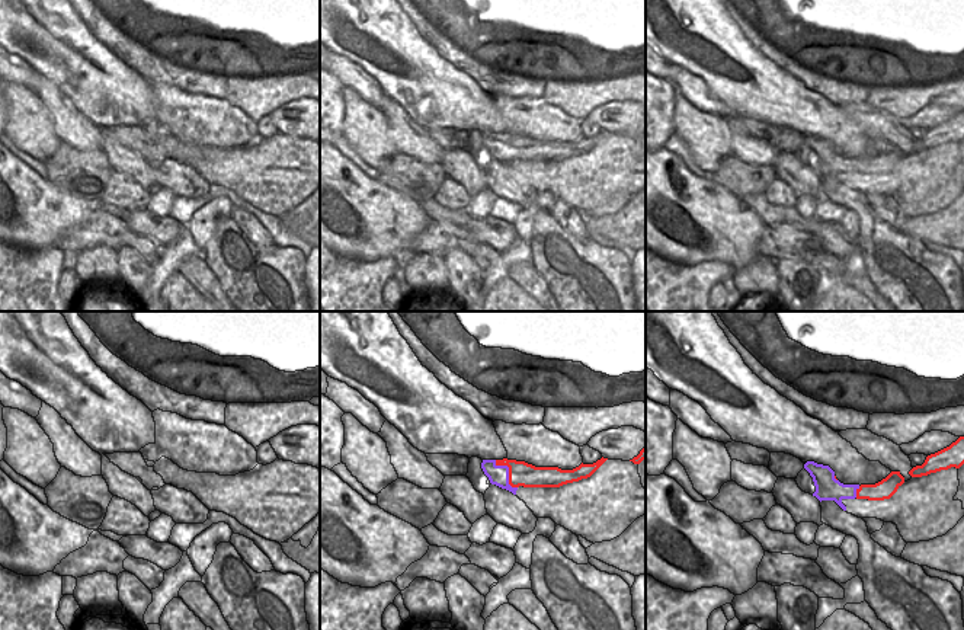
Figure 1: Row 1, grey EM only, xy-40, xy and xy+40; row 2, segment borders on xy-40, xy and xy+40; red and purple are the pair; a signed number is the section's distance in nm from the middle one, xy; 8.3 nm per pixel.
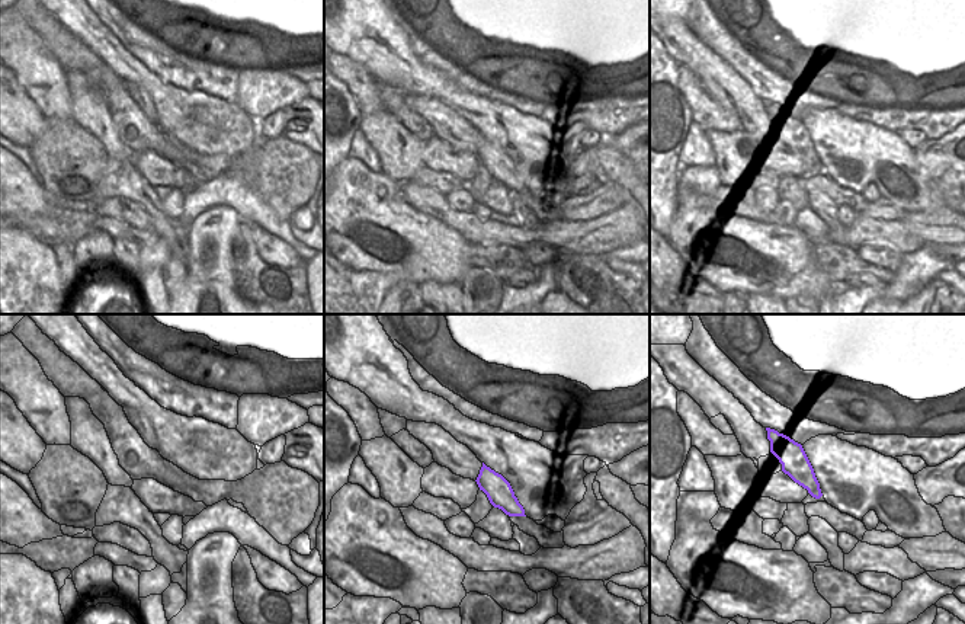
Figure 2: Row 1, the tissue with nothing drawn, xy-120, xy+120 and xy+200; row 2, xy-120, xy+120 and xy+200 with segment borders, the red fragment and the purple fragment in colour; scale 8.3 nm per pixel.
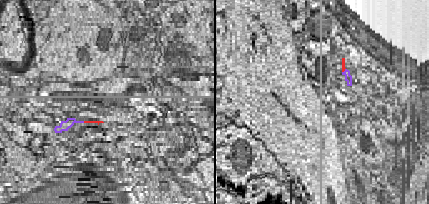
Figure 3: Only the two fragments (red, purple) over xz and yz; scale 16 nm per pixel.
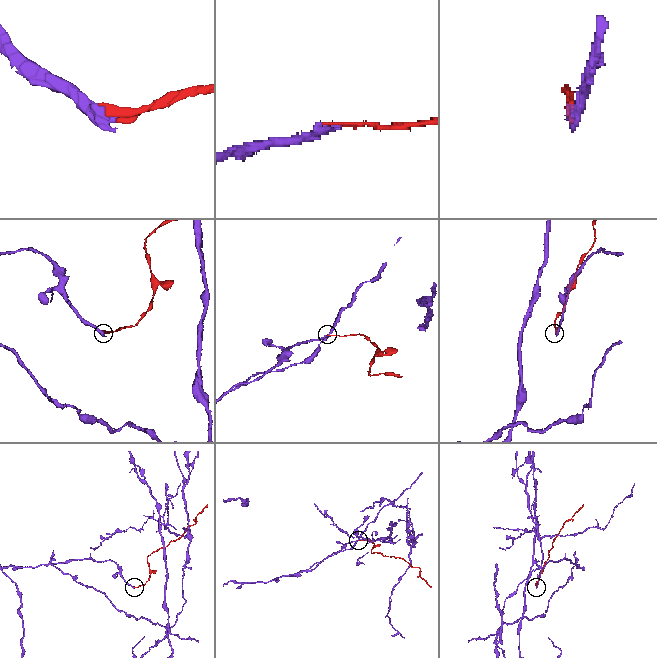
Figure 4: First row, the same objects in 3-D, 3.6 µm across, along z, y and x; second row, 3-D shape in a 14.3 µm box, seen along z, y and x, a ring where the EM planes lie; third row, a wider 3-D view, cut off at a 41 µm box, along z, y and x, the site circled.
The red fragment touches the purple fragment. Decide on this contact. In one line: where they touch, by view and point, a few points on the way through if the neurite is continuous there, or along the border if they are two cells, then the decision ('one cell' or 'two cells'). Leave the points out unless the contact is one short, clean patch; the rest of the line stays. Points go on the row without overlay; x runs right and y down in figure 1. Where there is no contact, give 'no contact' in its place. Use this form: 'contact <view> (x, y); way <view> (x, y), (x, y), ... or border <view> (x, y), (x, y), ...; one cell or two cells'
contact xy (509, 146); border xy (495, 134), (497, 138), (508, 141), (508, 156), (516, 162); two cells

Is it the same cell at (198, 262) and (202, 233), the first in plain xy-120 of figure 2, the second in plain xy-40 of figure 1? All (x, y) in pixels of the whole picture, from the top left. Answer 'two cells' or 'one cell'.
one cell

